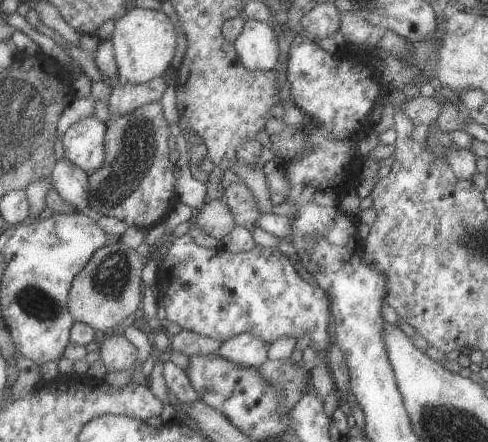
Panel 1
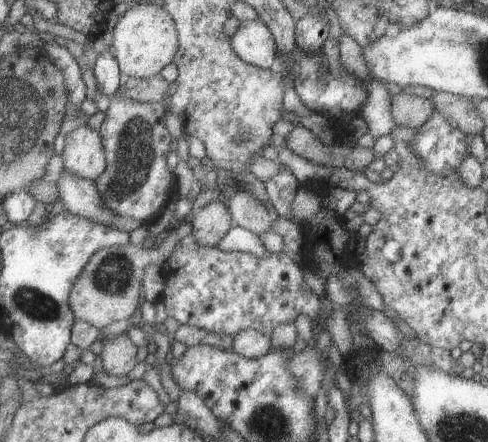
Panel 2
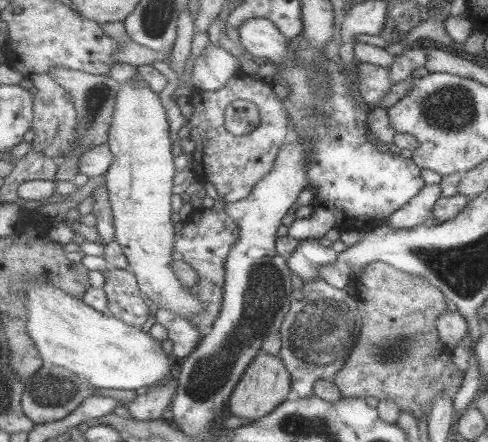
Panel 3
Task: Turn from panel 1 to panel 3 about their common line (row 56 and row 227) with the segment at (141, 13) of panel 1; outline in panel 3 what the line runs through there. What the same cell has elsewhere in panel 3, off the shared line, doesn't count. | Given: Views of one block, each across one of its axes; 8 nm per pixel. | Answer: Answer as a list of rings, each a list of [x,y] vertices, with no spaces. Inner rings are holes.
[[[132,80],[122,85],[108,143],[114,159],[106,172],[106,186],[114,211],[116,240],[123,246],[140,289],[153,308],[173,311],[191,322],[204,306],[173,271],[173,250],[181,226],[173,224],[174,142],[165,105],[149,85],[134,87]]]

